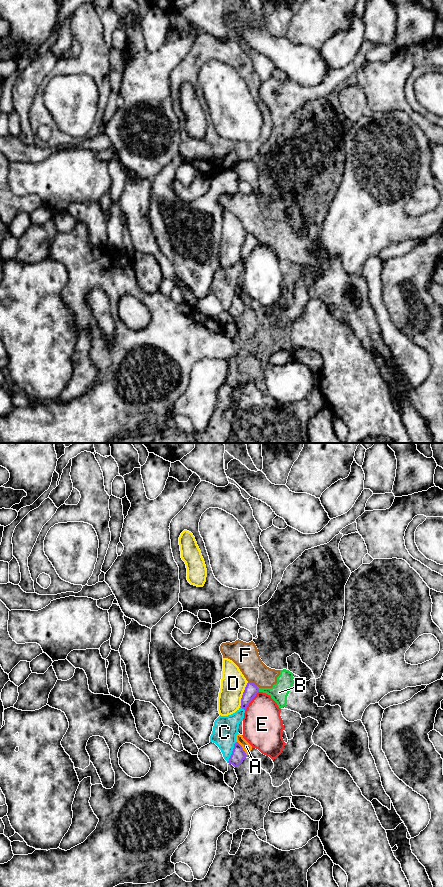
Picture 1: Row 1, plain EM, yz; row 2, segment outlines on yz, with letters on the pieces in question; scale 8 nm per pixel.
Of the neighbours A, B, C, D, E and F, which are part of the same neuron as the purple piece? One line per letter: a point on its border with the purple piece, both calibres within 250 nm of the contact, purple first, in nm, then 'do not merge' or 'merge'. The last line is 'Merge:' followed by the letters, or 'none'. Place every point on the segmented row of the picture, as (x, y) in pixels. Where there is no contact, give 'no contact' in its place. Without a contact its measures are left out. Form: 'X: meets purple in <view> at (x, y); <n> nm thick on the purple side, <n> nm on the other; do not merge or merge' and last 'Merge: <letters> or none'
A: meets purple in yz at (242, 748); 110 nm thick on the purple side, 70 nm on the other; do not merge
B: meets purple in yz at (258, 689); 100 nm thick on the purple side, 140 nm on the other; do not merge
C: meets purple in yz at (232, 752); 110 nm thick on the purple side, 200 nm on the other; do not merge
D: meets purple in yz at (243, 694); 100 nm thick on the purple side, 200 nm on the other; do not merge
E: meets purple in yz at (251, 700); 100 nm thick on the purple side, 320 nm on the other; do not merge
F: meets purple in yz at (252, 683); 100 nm thick on the purple side, 200 nm on the other; do not merge
Merge: none

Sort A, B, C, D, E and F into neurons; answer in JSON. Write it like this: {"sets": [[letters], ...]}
{"sets": [["A"], ["B", "F"], ["C"], ["D"], ["E"]]}

